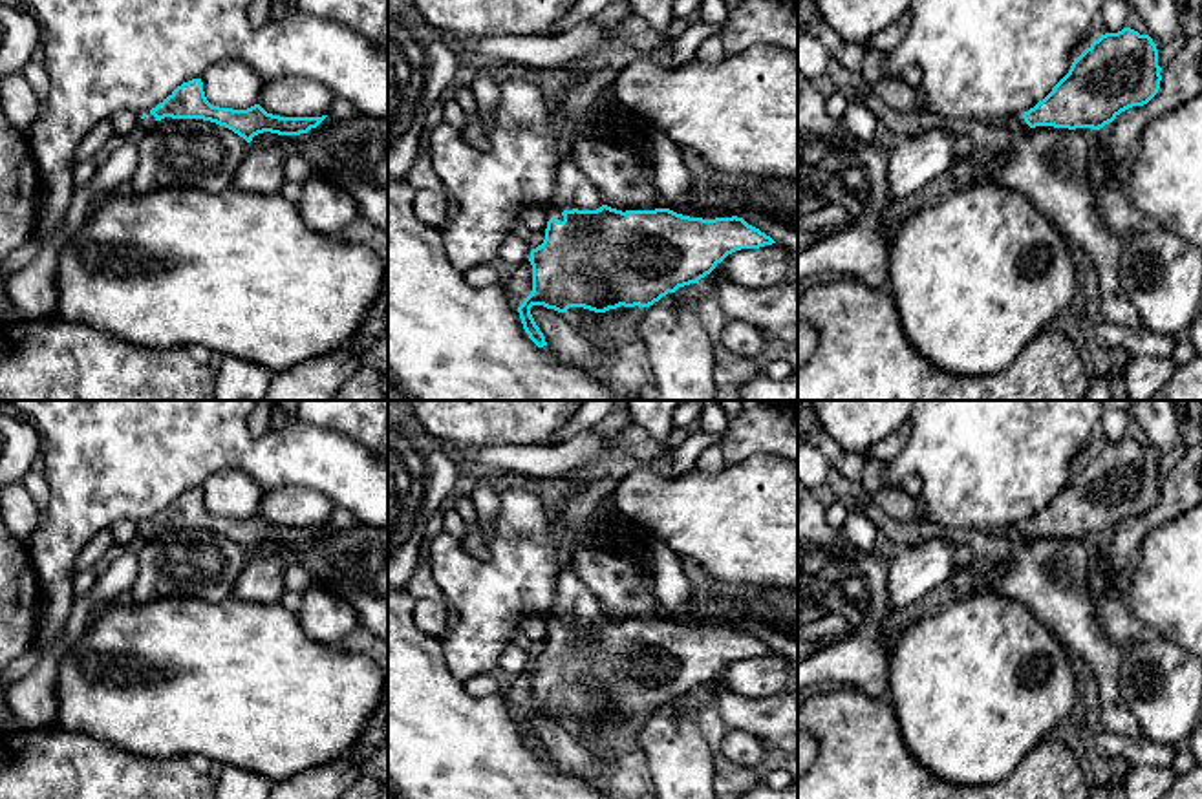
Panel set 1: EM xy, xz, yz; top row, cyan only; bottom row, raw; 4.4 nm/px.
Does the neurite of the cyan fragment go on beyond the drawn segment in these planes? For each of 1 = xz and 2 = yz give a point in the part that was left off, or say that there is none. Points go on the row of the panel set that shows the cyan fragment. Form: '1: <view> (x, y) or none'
1: xz (573, 189)
2: yz (1014, 123)

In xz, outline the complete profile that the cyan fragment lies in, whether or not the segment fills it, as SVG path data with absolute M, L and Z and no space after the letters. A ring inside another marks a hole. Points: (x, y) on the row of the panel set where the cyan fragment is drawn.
M571 152L562 155L556 174L554 203L545 212L547 229L542 245L531 250L532 291L518 307L529 338L547 346L531 307L543 305L558 313L584 307L595 313L624 307L649 307L679 287L699 283L728 254L776 243L743 218L690 218L670 208L617 210L607 207Z

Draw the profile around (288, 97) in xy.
M280 79L265 82L258 104L280 117L329 115L335 95L327 86L311 79Z

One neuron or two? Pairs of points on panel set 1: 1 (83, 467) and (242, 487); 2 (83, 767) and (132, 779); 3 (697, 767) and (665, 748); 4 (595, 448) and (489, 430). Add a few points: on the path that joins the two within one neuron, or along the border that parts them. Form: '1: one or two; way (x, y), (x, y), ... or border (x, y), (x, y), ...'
1: two; border (247, 472), (218, 470), (200, 487)
2: one; way (96, 779), (119, 779)
3: one; way (690, 767), (672, 750)
4: two; border (502, 445), (546, 447)

